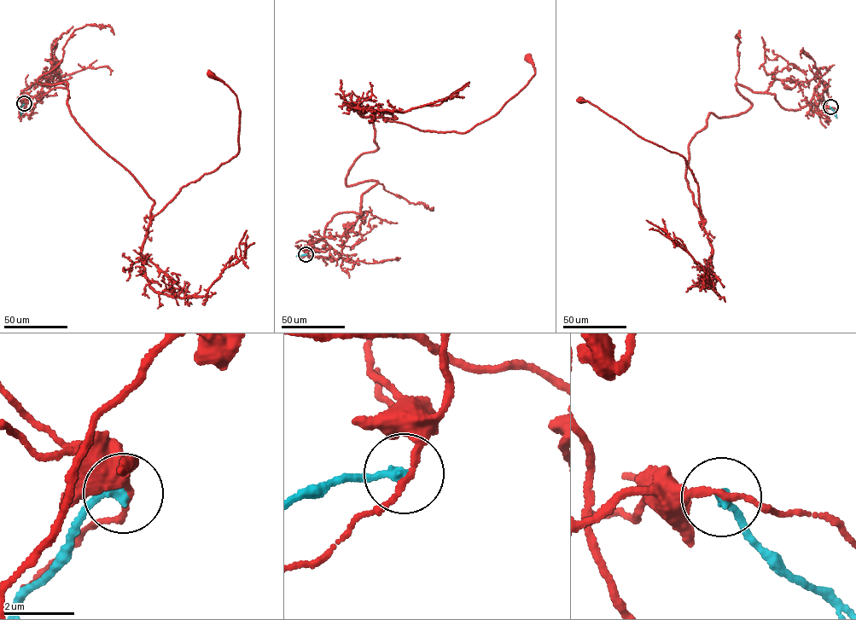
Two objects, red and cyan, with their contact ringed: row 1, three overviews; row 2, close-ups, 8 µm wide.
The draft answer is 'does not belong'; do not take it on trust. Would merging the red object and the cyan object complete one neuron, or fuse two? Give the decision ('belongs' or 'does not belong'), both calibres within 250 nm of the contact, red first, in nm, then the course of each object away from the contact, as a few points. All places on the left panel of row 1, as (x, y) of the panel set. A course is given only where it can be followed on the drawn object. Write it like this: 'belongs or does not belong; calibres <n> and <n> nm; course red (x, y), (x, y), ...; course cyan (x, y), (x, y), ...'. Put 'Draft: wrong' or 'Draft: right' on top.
Draft: right
does not belong; calibres 180 and 280 nm; course red (24, 104), (66, 87), (61, 60), (37, 81), (66, 82), (151, 219), (239, 151), (237, 98), (210, 74); course cyan (24, 104), (20, 109), (20, 116)

